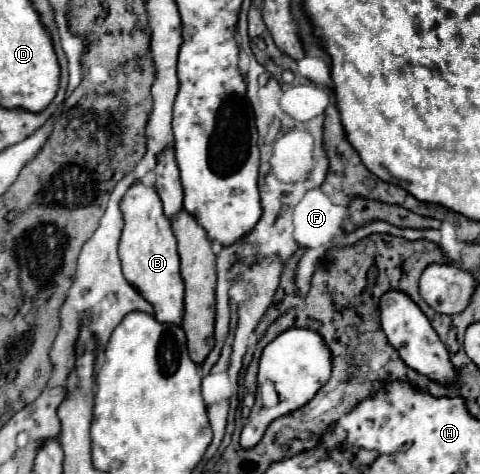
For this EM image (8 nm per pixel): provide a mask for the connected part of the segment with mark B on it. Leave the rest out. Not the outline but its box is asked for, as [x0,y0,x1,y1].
[120,181,182,323]

